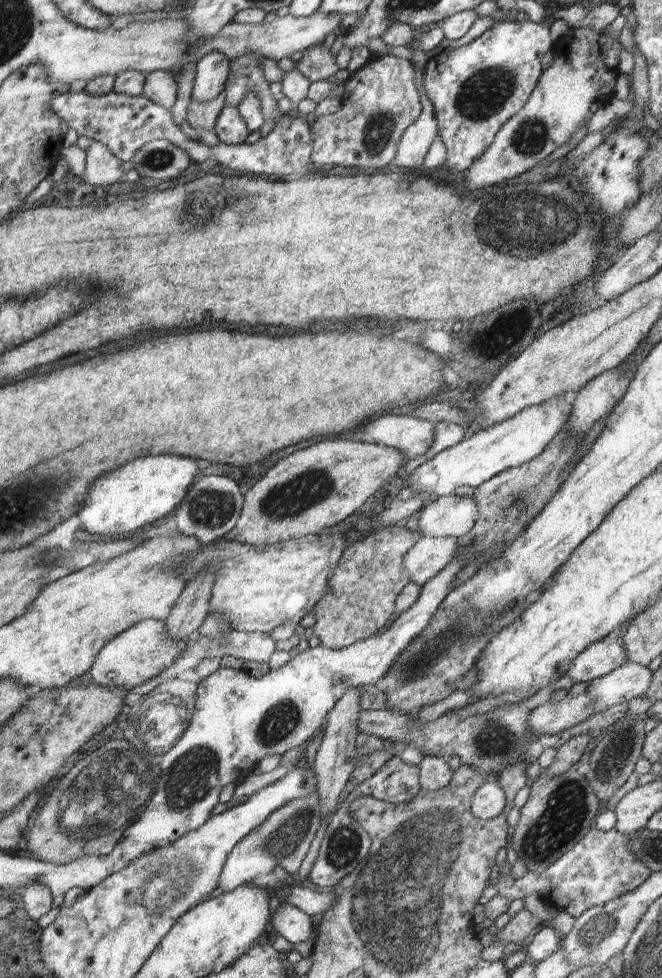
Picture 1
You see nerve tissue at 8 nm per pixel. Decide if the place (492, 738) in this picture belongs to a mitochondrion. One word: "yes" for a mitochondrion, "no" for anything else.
yes

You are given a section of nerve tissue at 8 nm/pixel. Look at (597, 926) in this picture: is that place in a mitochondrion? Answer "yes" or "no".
yes

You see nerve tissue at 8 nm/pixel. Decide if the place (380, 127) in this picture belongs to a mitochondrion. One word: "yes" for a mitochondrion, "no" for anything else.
yes

